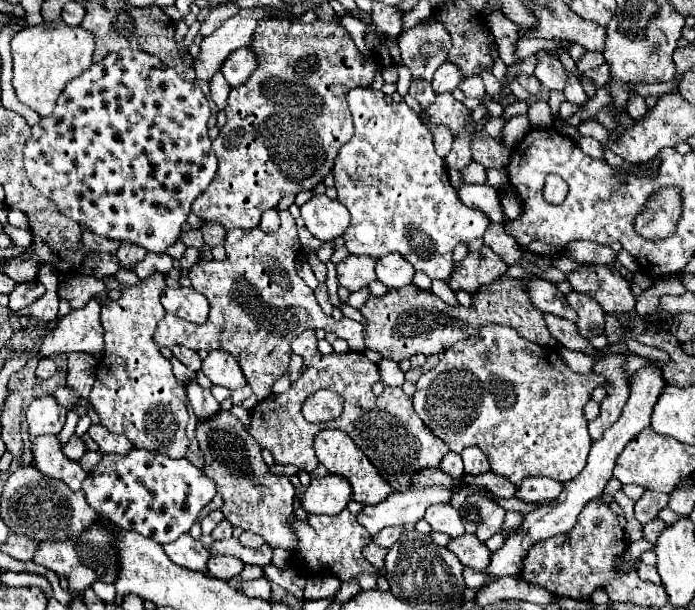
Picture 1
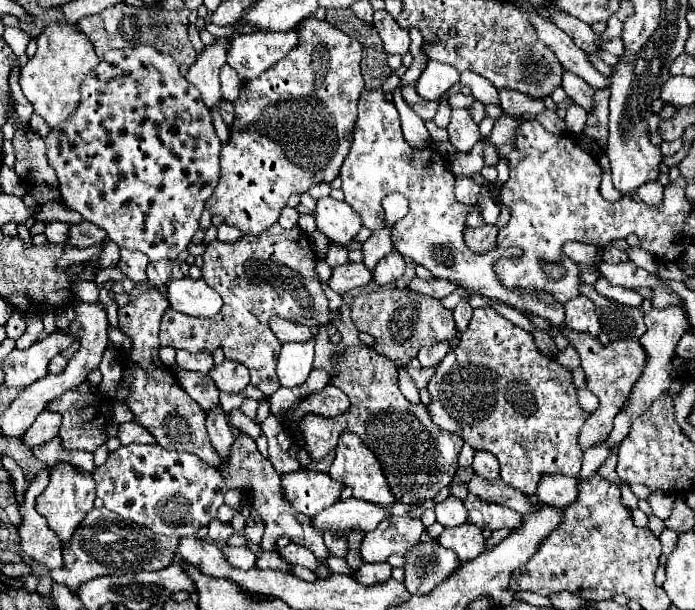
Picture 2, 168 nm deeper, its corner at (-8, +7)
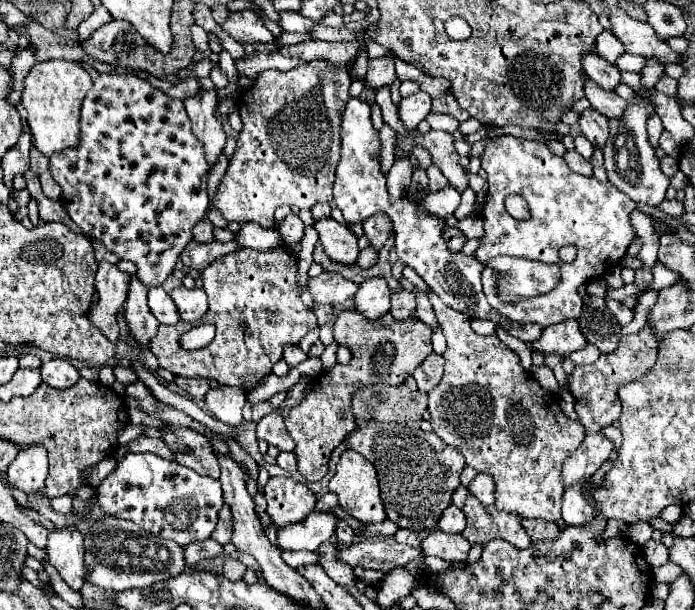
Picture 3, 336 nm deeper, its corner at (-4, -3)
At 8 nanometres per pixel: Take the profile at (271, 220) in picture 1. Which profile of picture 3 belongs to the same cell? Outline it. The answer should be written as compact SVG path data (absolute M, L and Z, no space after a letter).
M289 214L285 218L285 222L281 226L277 226L277 230L281 232L283 236L283 242L287 246L293 246L295 242L299 242L303 238L303 232L305 232L305 224L301 222L301 218L297 214Z

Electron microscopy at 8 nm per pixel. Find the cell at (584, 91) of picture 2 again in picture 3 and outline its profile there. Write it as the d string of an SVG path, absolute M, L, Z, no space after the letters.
M585 110L581 112L579 126L583 130L583 136L597 148L603 148L609 138L609 120L603 114L597 114L597 110Z

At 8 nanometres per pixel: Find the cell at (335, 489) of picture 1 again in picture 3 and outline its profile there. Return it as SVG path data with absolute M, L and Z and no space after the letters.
M289 476L269 478L265 486L267 514L277 528L301 522L315 508L315 494L301 482L295 482Z

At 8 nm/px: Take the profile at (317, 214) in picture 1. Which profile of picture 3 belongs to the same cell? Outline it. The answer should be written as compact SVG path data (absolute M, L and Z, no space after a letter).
M323 218L315 224L319 234L319 242L325 248L325 254L339 264L355 264L359 256L357 236L349 230L349 226L339 224L333 218Z

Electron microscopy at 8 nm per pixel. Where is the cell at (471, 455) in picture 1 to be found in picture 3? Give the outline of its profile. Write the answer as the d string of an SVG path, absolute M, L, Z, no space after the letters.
M477 474L475 480L469 484L469 492L477 496L477 500L485 506L491 506L495 502L495 482L489 474Z

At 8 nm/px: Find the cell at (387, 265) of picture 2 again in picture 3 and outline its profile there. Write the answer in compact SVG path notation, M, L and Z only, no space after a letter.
M369 278L359 284L355 294L355 310L367 320L377 320L389 312L391 290L383 278Z

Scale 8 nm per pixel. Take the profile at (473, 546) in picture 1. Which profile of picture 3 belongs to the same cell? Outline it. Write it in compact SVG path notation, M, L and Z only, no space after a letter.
M435 528L423 542L421 550L425 556L437 556L447 562L465 562L469 554L469 542L461 534L445 534Z

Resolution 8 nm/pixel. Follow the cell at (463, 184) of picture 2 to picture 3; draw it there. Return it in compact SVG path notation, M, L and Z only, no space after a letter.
M445 186L439 192L429 192L425 200L419 202L419 210L433 218L445 218L457 210L459 200L461 192L457 192L453 186Z

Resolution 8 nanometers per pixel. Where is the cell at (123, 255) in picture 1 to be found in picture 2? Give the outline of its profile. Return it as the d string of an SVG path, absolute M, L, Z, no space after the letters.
M121 248L121 260L119 268L123 270L125 276L129 276L133 282L145 282L145 268L149 264L149 258L143 252L133 252L127 248Z

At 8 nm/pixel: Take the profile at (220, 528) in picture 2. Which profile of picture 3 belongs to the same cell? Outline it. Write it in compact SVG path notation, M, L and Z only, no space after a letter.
M207 538L201 542L193 542L189 546L183 546L183 550L185 550L185 566L195 568L201 560L217 558L223 552L223 546L213 538Z

